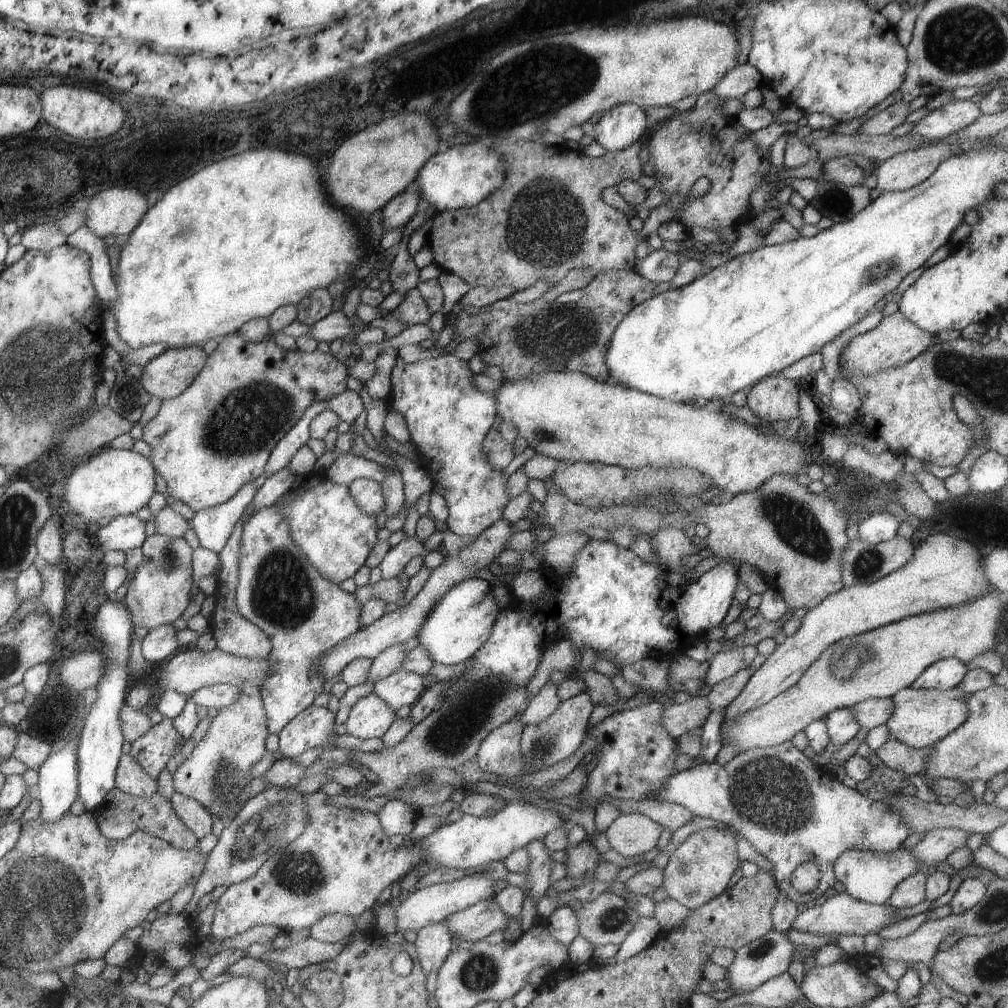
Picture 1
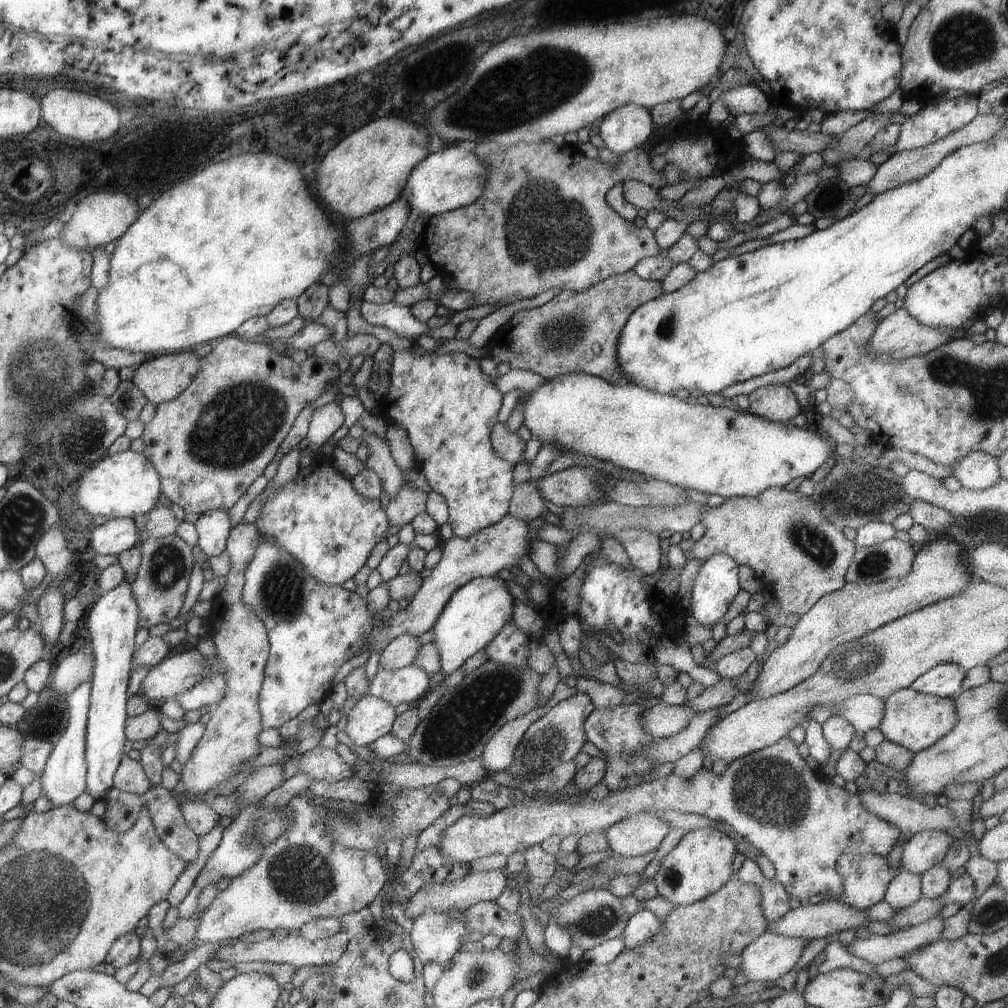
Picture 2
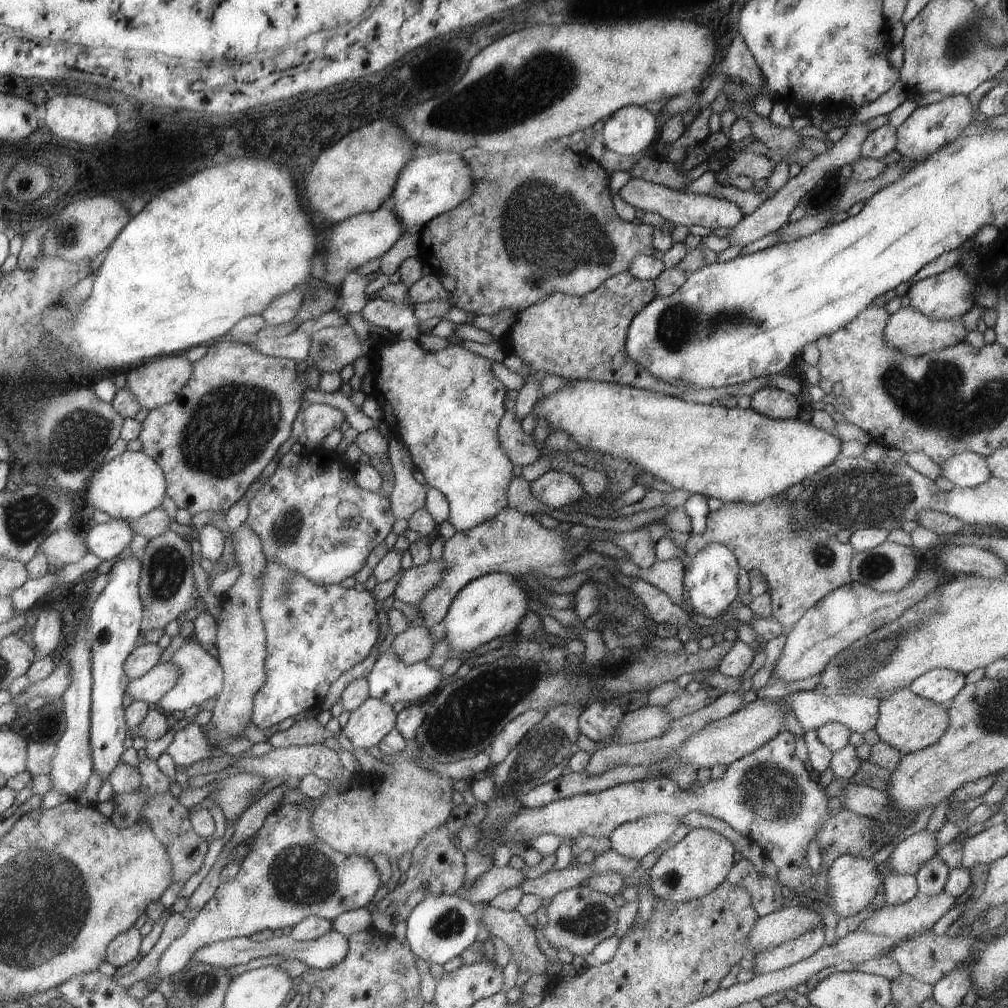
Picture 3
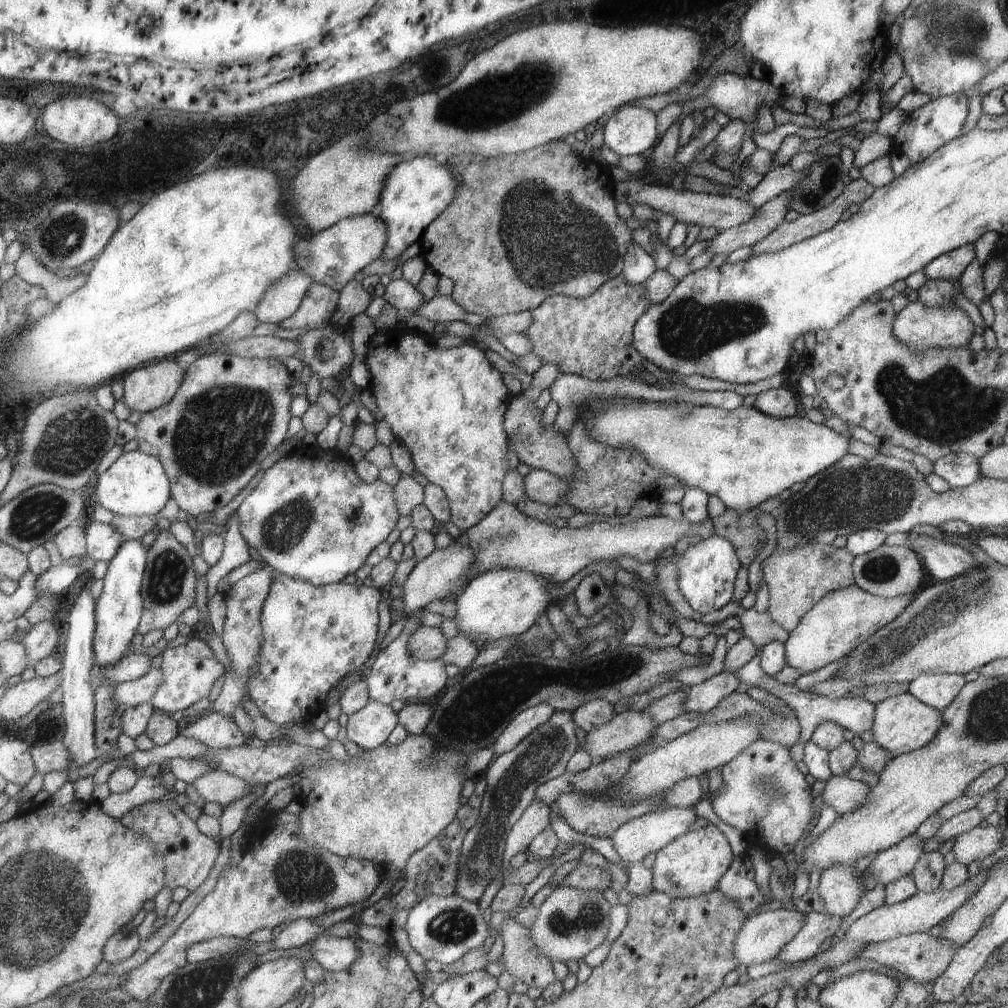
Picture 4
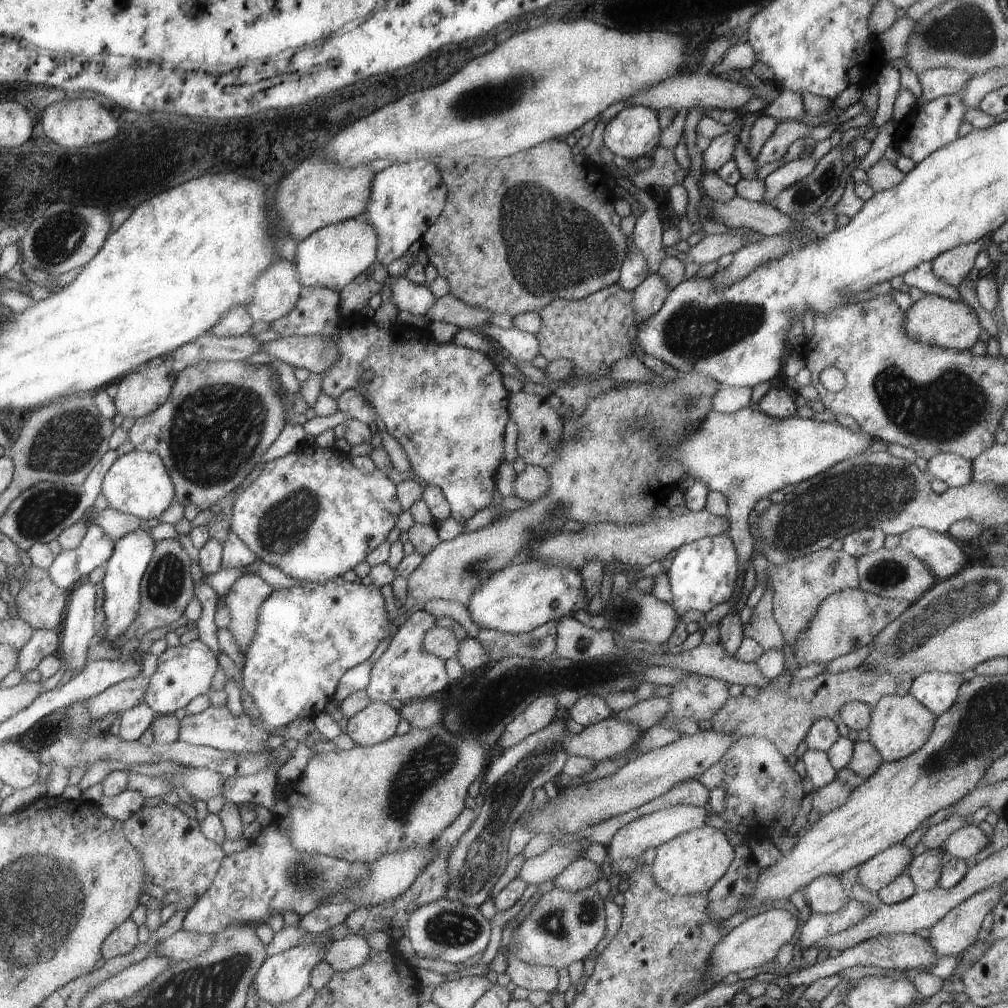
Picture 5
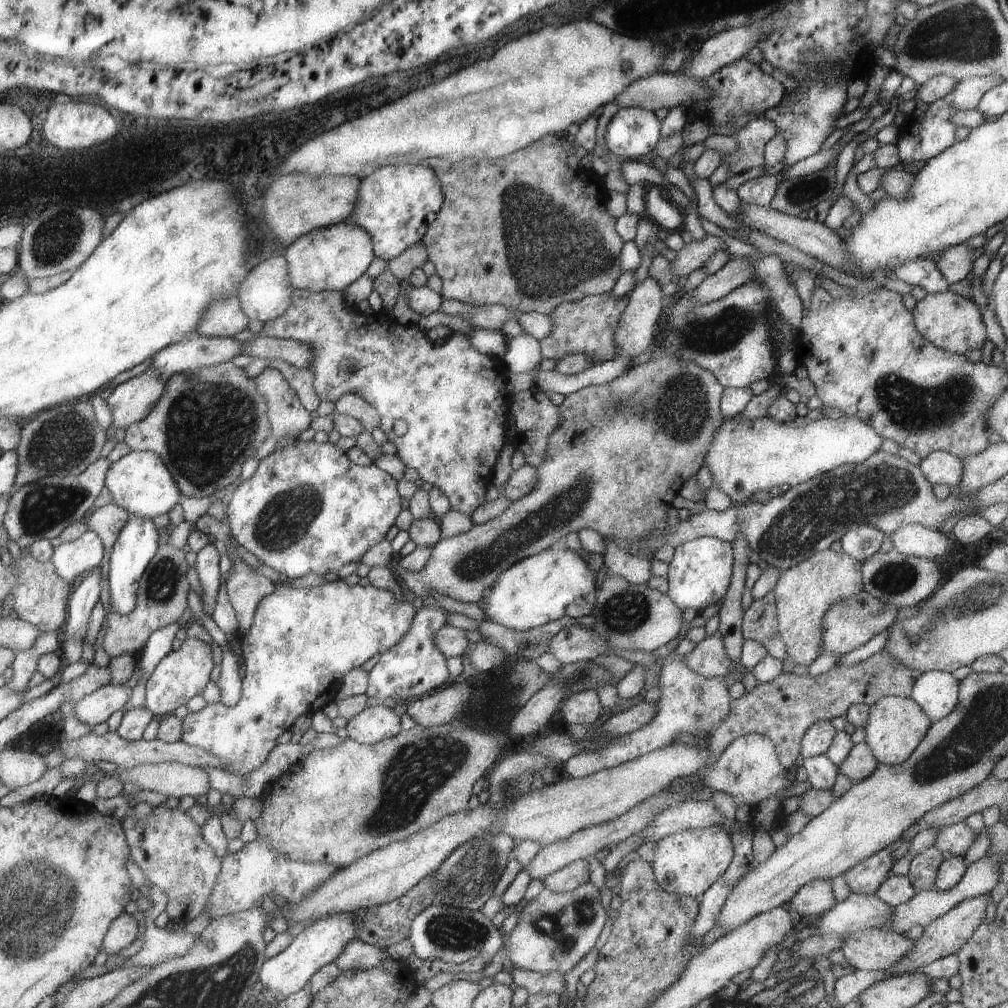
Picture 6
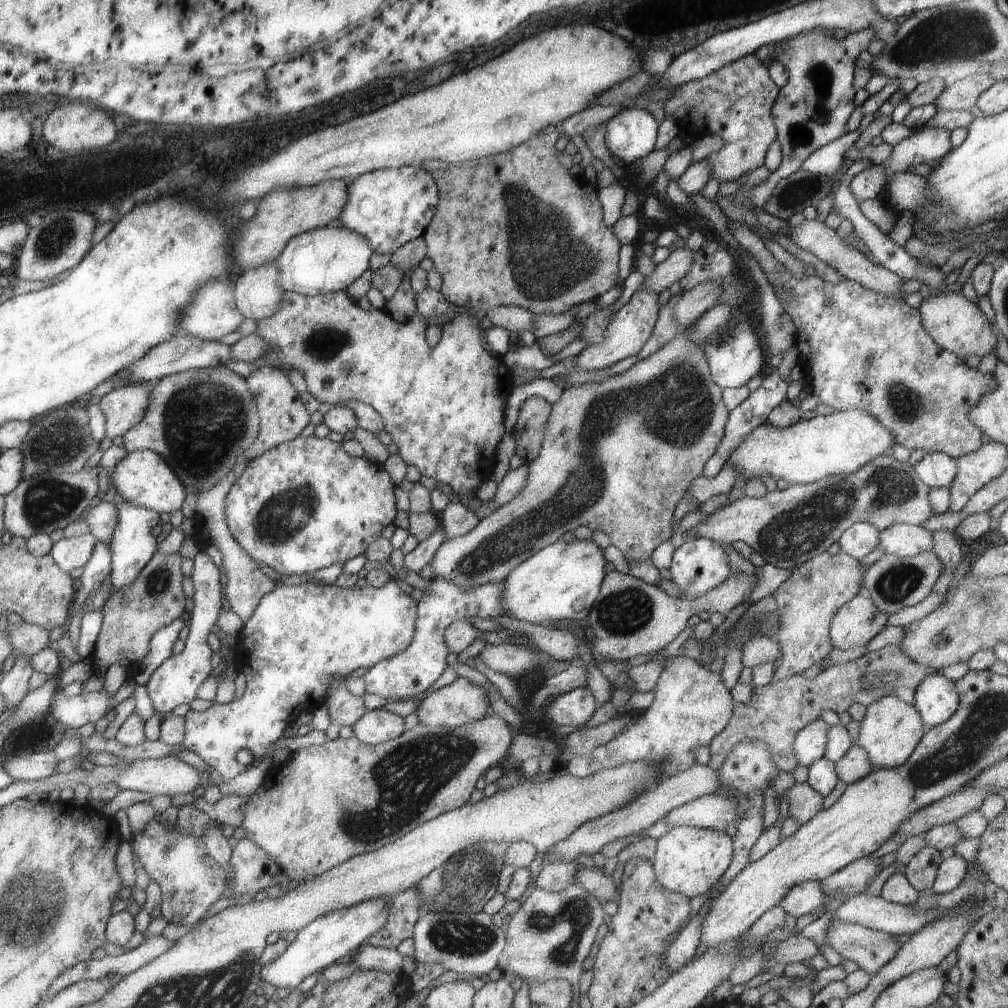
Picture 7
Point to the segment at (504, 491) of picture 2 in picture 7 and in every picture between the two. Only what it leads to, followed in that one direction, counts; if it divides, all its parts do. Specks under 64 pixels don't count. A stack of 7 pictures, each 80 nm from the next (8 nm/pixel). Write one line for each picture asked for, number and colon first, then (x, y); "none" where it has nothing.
3: (444, 406)
4: (446, 406)
5: (446, 406)
6: (456, 410)
7: (443, 406)

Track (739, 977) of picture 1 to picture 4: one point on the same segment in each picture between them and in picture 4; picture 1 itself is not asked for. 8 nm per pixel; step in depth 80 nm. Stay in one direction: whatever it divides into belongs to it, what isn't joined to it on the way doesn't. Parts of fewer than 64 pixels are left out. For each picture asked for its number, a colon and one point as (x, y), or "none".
2: (769, 956)
3: (764, 961)
4: (816, 927)

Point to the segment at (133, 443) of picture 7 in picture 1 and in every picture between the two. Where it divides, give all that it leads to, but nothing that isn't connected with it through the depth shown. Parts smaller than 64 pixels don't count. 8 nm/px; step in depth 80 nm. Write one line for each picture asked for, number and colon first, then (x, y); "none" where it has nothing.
1: (206, 442)
2: (209, 444)
3: (212, 440)
4: (229, 412)
5: (220, 417)
6: (206, 421)

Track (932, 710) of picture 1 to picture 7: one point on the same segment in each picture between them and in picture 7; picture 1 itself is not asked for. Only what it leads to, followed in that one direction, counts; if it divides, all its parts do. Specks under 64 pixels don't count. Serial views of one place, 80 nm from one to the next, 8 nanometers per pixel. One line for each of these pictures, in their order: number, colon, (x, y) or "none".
2: (913, 720)
3: (907, 722)
4: (901, 724)
5: (899, 725)
6: (895, 725)
7: (890, 729)

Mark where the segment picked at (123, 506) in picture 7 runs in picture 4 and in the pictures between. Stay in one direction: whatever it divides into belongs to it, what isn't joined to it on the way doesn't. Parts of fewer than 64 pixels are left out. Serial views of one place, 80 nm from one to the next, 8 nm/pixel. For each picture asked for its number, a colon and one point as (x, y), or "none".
4: (117, 611)
5: (124, 568)
6: (135, 544)

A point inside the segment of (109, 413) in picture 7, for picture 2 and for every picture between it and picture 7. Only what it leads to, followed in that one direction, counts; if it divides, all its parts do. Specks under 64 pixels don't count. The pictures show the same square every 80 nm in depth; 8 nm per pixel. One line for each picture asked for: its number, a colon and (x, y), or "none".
2: (160, 378)
3: (157, 381)
4: (152, 385)
5: (139, 393)
6: (130, 401)

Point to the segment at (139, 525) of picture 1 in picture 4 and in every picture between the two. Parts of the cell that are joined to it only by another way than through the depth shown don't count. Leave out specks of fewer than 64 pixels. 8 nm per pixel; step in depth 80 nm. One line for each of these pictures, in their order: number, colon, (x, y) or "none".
2: (114, 535)
3: (105, 540)
4: (102, 542)

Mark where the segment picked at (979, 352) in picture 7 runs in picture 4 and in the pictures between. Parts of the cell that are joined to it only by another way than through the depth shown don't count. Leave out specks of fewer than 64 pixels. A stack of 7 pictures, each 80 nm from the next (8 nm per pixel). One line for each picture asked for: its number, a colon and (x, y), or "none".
4: (919, 327)
5: (935, 320)
6: (949, 321)

